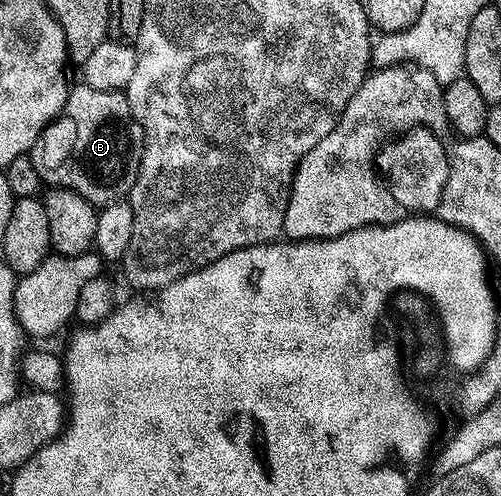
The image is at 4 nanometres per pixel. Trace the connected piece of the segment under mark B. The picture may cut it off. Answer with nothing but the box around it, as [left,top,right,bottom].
[31,85,145,209]

